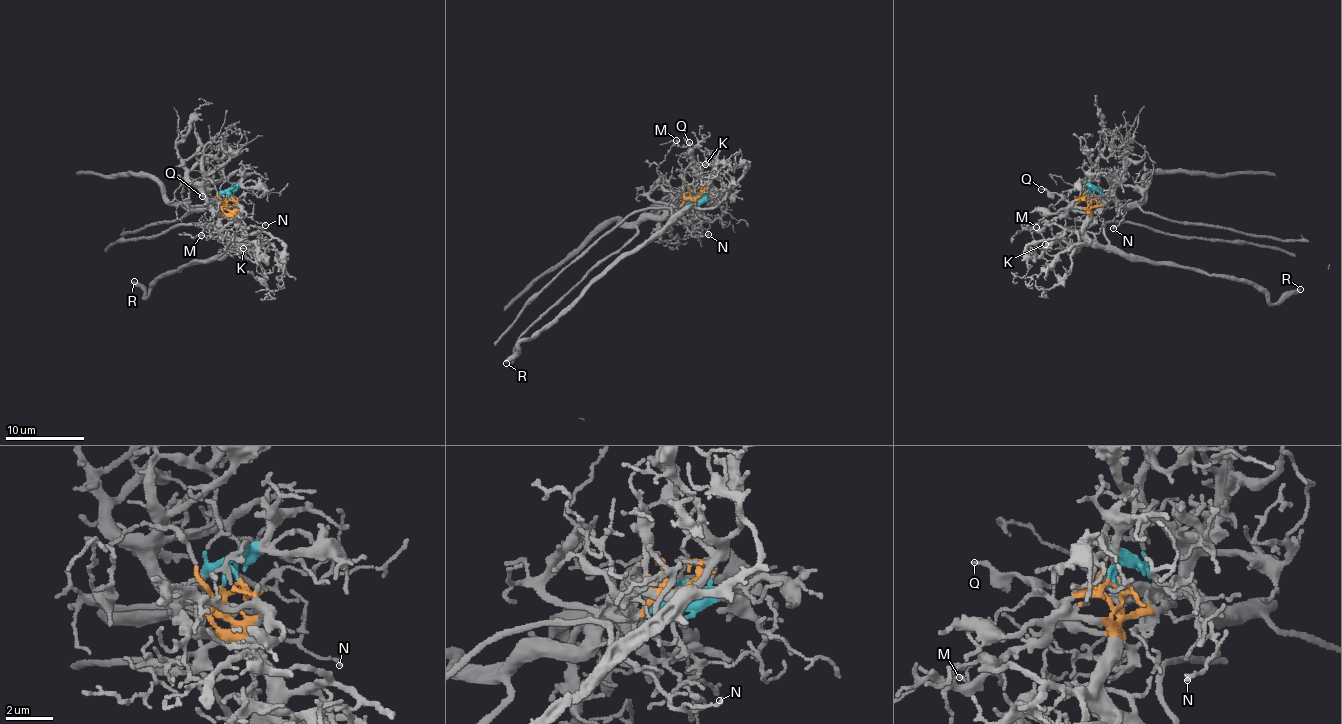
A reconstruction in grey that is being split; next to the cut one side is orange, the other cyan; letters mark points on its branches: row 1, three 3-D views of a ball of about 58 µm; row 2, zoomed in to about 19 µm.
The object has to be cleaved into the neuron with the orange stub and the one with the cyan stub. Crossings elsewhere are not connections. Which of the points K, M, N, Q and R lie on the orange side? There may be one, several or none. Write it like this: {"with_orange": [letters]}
{"with_orange": ["K", "M", "Q", "R"]}

